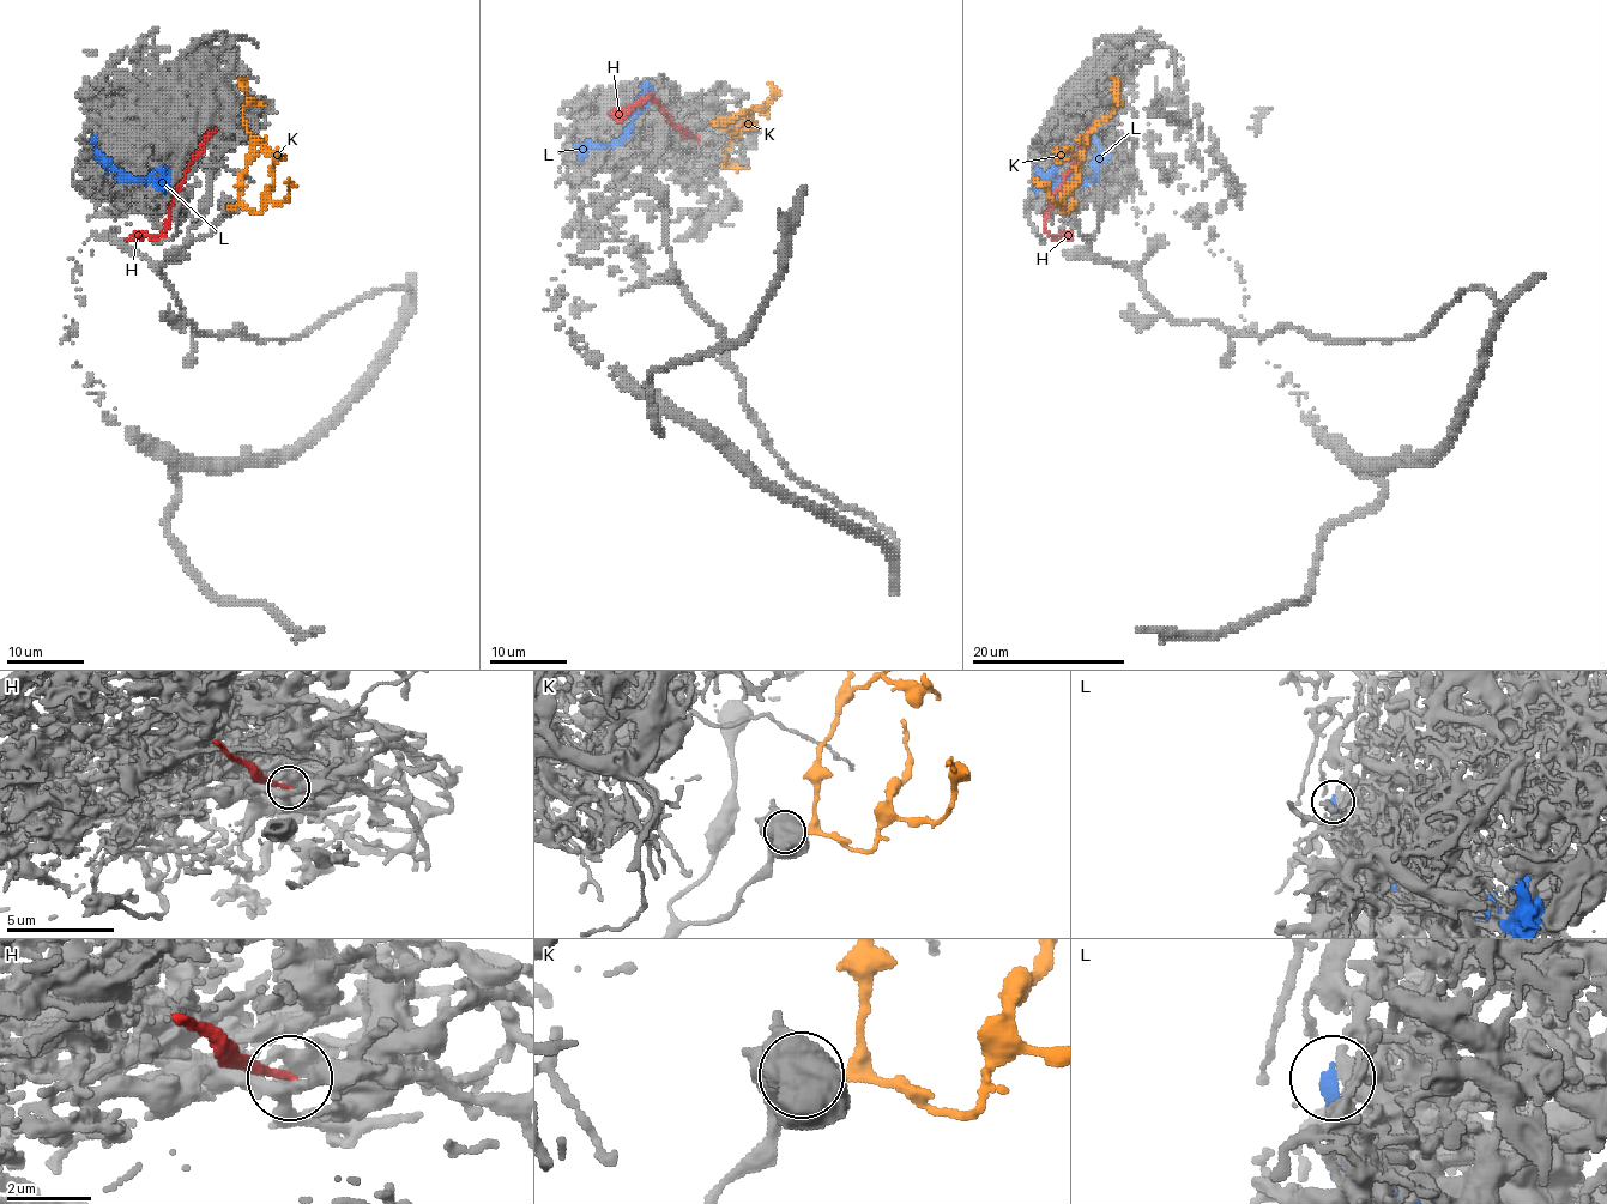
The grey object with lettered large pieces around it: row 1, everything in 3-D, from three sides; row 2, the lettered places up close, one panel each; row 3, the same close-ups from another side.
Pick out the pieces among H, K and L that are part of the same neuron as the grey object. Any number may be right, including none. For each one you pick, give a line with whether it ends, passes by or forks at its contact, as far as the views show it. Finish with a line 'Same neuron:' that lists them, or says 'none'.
Same neuron: none

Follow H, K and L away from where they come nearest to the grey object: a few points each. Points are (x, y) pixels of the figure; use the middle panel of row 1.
H: (698, 138), (677, 128), (648, 95), (610, 114)
K: (711, 120), (722, 122), (733, 132), (726, 155), (730, 167), (726, 158)
L: (578, 145), (599, 147), (618, 141), (632, 123), (632, 113), (647, 85)

